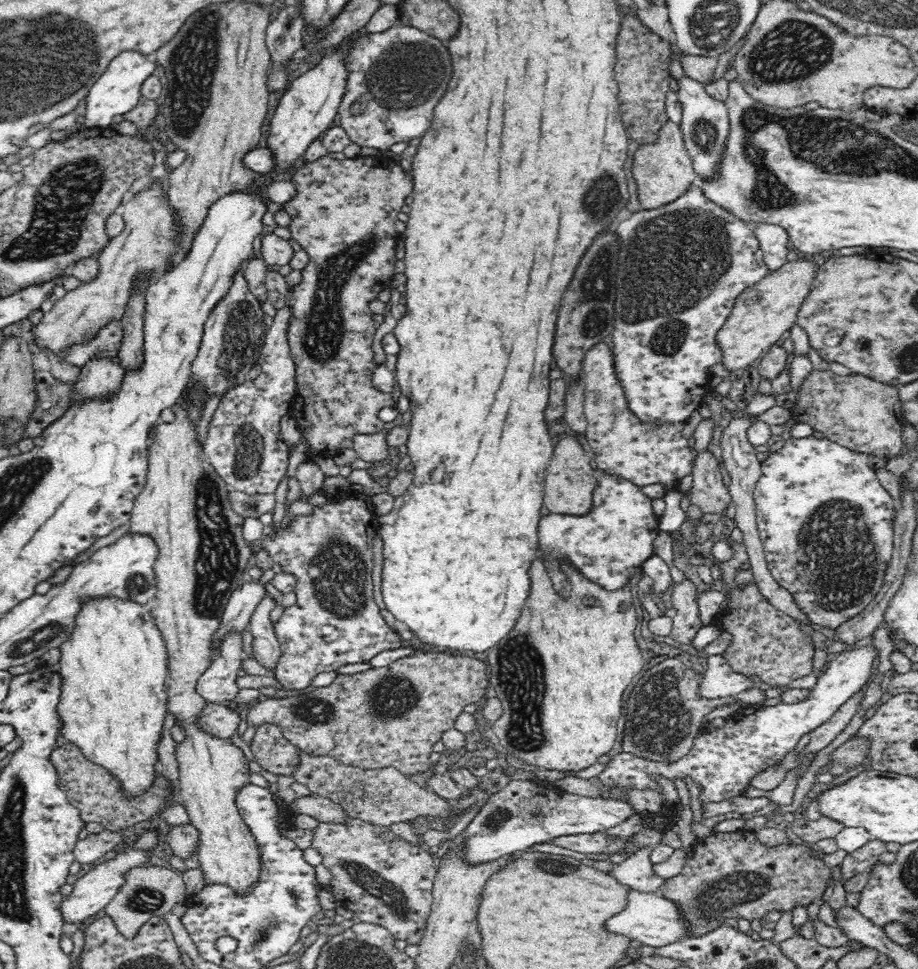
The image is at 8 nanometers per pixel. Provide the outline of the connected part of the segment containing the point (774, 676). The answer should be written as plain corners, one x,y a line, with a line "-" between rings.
730,536
725,540
732,549
732,556
727,561
719,562
722,590
726,594
723,608
718,610
716,618
710,625
716,626
720,632
731,634
732,640
726,650
720,654
733,672
747,678
759,678
762,683
771,687
786,687
793,681
813,674
814,641
800,629
788,615
778,611
773,604
761,595
755,580
746,584
736,582
736,574
740,566
749,559
745,544

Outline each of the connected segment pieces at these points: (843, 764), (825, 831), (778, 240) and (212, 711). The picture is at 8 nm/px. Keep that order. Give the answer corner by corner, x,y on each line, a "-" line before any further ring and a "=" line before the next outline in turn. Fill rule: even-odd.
851,738
838,746
830,755
826,772
832,776
840,776
855,766
859,766
868,754
869,741
864,738
=
824,816
816,821
794,819
790,823
792,832
810,846
818,842
818,840
834,839
844,827
844,824
=
748,224
756,233
768,270
775,271
788,262
788,233
772,224
=
207,703
203,712
200,712
200,715
194,721
203,732
210,734
212,737
230,740
231,736
238,730
240,716
226,706

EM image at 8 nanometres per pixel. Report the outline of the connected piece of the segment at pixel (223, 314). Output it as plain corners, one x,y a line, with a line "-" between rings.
244,262
242,268
232,276
230,290
212,308
204,324
198,354
191,366
191,379
186,387
194,390
192,384
199,382
199,386
203,386
208,397
212,394
220,397
224,390
234,390
236,386
248,383
246,376
258,362
265,341
268,328
263,322
265,313
258,299
251,293
248,281
243,275
246,265

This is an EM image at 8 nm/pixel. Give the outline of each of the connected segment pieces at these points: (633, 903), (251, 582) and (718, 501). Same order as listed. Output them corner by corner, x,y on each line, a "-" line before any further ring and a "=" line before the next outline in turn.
630,888
626,896
626,906
618,914
608,918
606,922
608,922
606,924
608,932
624,934
630,940
638,941
646,946
662,947
676,943
687,936
686,922
680,917
676,903
660,896
656,891
644,892
=
247,579
240,588
230,594
220,624
212,632
212,642
210,642
212,660
219,655
221,642
228,633
241,633
248,626
258,602
264,598
266,592
264,585
254,579
=
708,450
701,453
693,462
690,502
696,504
704,513
724,516
731,503
731,496
718,471
719,461

